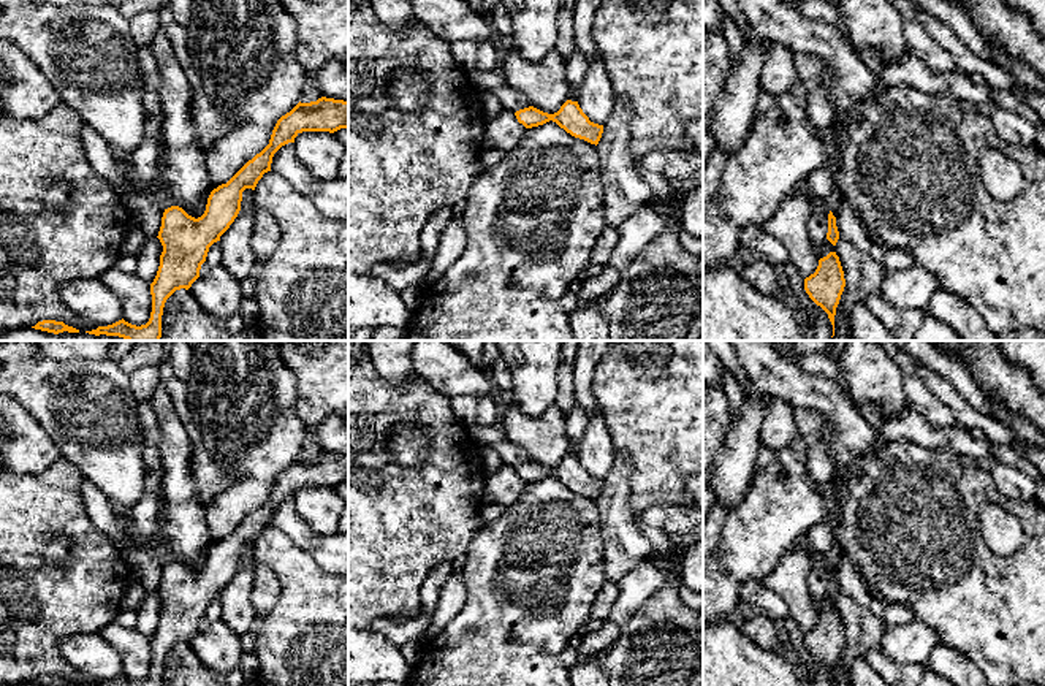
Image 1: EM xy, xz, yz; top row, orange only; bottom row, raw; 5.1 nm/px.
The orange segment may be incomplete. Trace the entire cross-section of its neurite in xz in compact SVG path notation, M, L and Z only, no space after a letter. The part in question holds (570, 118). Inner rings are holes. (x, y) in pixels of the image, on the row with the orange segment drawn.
M567 100L554 114L543 112L534 106L515 112L519 124L526 128L543 125L549 120L556 122L560 128L575 138L584 139L591 144L598 144L603 125L594 124L583 112L578 101Z

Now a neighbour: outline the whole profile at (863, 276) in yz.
M844 203L831 211L836 217L839 239L834 252L839 257L846 287L834 315L834 336L831 341L853 341L850 337L850 311L864 303L869 295L879 293L888 269L869 255L871 239L866 227L855 211Z

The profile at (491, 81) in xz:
M475 68L469 74L470 74L472 84L478 89L478 92L488 90L497 95L504 109L516 112L519 109L530 106L530 101L524 93L505 84L499 70L483 71Z

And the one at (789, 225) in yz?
M806 185L796 187L782 201L776 215L762 227L785 247L803 279L814 274L819 266L819 257L808 231L808 220L814 214L812 200Z

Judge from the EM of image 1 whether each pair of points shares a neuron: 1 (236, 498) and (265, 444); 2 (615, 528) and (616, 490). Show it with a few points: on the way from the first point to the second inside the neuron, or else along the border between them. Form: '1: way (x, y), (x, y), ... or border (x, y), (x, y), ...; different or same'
1: way (249, 485), (255, 474), (255, 457); same
2: way (615, 518), (615, 499); same

